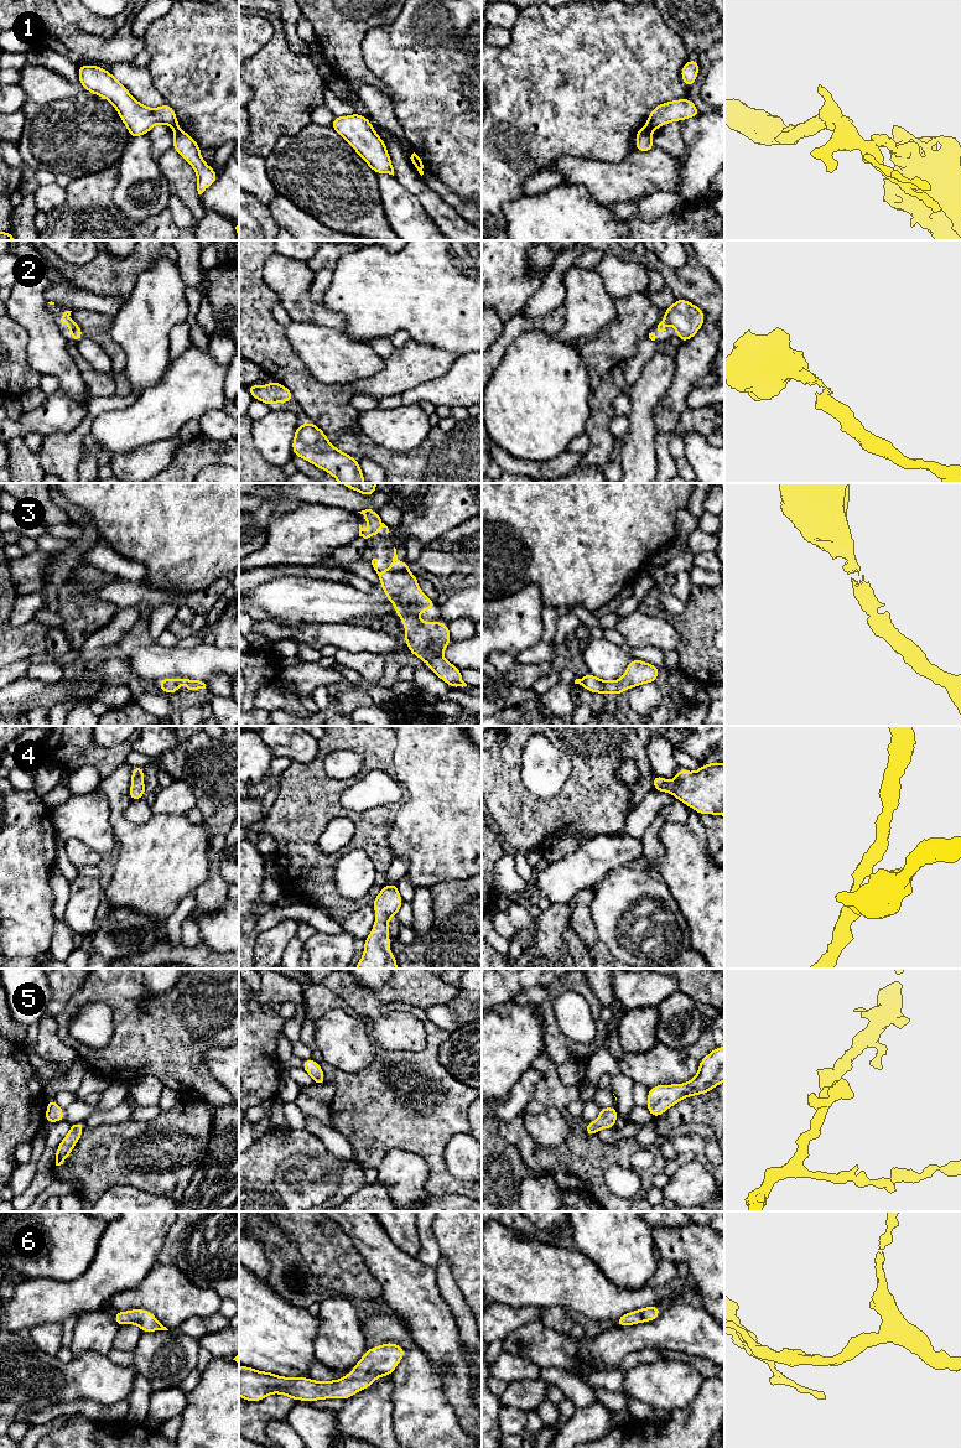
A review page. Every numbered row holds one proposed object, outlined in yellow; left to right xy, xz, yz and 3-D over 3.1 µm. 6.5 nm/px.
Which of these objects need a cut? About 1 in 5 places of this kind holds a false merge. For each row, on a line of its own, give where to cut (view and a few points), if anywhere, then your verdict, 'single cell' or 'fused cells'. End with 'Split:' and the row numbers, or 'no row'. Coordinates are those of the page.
1: cut yz (645, 125), (652, 129); fused cells
2: cut none; single cell
3: cut none; single cell
4: cut none; single cell
5: cut none; single cell
6: cut none; single cell
Split: 1

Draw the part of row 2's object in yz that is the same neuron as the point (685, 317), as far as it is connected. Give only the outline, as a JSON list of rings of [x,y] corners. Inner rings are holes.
[[[677,299],[664,311],[664,318],[658,325],[658,331],[666,331],[665,326],[670,323],[677,332],[676,338],[685,343],[700,331],[703,322],[705,312],[700,307],[685,299]]]

